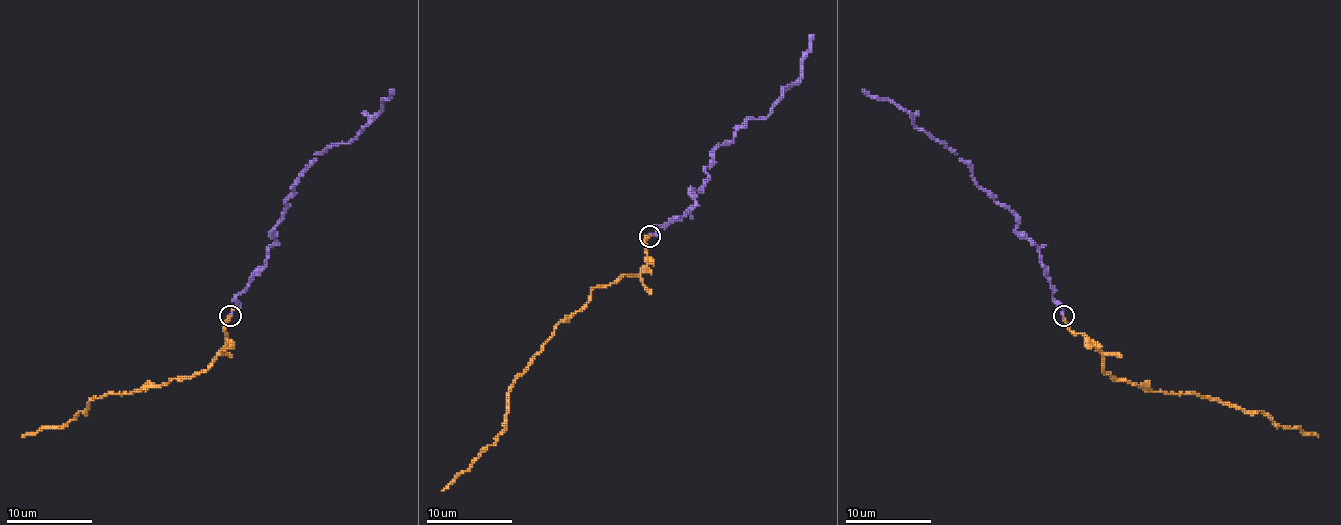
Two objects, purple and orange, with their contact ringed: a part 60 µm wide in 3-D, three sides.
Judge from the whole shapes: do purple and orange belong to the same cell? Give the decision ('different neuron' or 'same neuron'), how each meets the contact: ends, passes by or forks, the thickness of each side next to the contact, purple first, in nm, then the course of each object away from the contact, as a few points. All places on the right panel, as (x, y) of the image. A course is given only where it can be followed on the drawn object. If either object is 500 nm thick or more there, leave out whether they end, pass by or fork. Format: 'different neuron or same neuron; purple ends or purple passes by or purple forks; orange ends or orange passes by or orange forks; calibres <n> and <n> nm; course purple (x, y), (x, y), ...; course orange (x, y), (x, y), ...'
same neuron; purple ends; orange ends; calibres 120 and 260 nm; course purple (1063, 316), (1037, 247), (1018, 232), (1018, 219), (981, 189), (957, 154), (918, 128), (903, 109), (862, 89); course orange (1063, 316), (1067, 327), (1082, 333), (1102, 355), (1102, 370), (1113, 379), (1154, 392), (1199, 394), (1318, 437)

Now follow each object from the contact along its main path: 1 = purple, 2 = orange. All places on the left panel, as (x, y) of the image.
1: (230, 316), (236, 297), (264, 264), (286, 201), (316, 154), (348, 143), (394, 89)
2: (230, 316), (225, 348), (206, 370), (137, 392), (104, 394), (61, 426), (39, 428), (22, 437)

